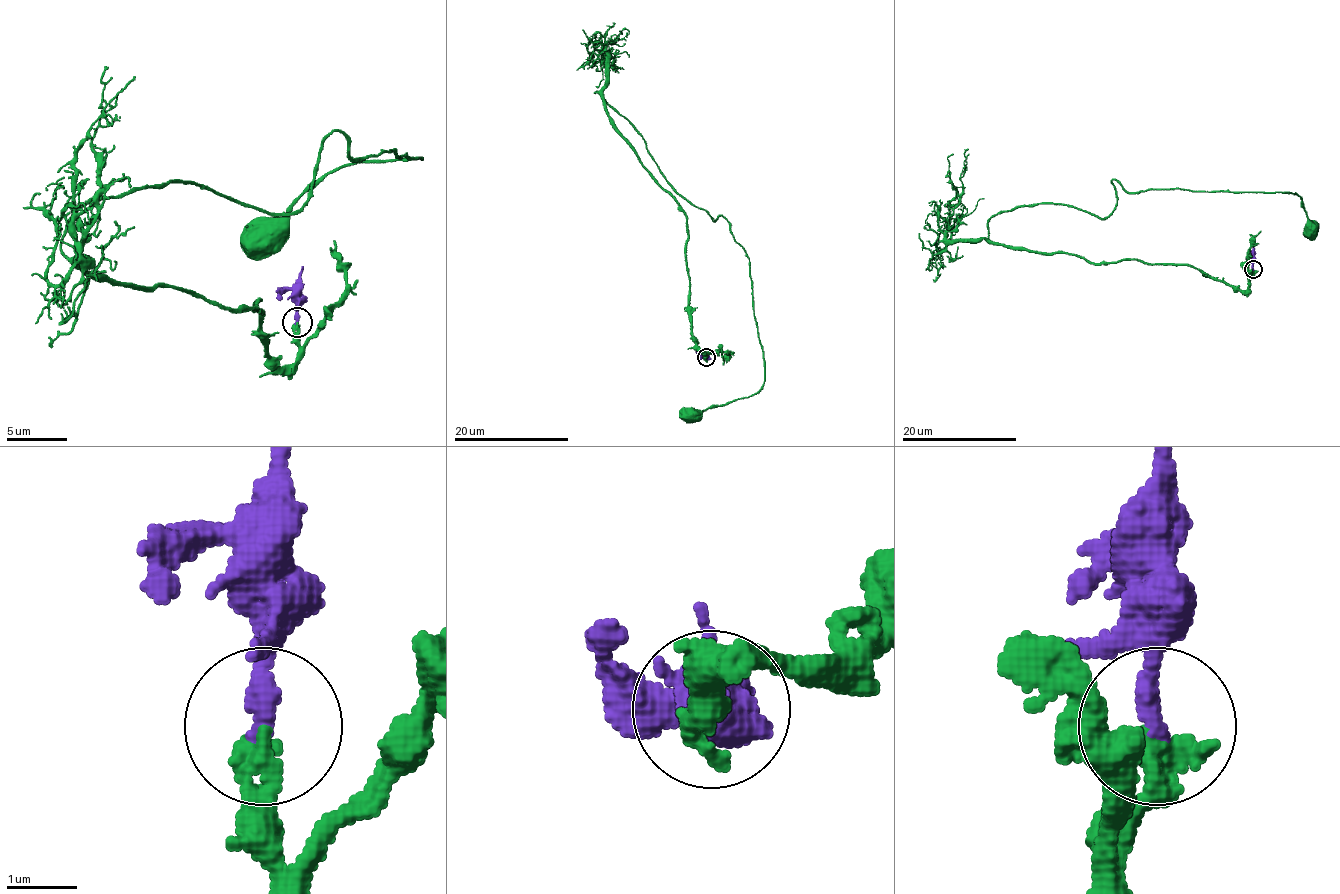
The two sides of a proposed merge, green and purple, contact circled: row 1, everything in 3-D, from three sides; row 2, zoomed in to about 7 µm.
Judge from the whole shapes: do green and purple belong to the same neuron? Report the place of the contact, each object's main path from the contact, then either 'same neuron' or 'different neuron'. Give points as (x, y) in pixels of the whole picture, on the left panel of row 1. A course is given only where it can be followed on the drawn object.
(297, 322) | green via (296, 323), (281, 368), (260, 301), (60, 247), (166, 183), (290, 213), (335, 132), (420, 159), (266, 238) | purple via (296, 323), (296, 280), (302, 265) | same neuron

